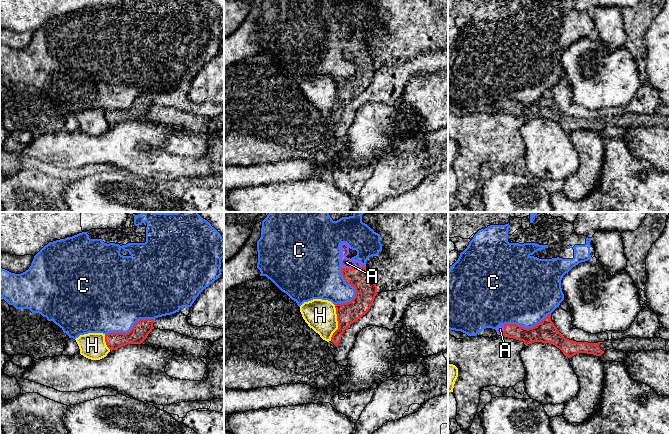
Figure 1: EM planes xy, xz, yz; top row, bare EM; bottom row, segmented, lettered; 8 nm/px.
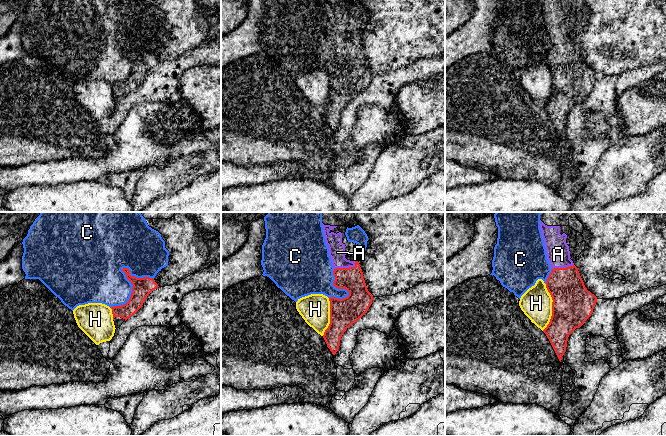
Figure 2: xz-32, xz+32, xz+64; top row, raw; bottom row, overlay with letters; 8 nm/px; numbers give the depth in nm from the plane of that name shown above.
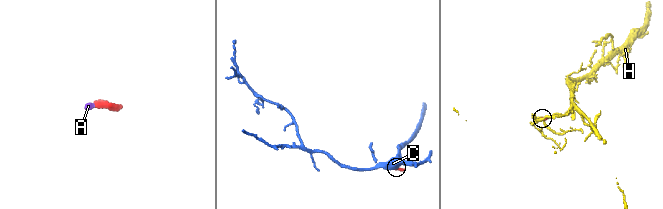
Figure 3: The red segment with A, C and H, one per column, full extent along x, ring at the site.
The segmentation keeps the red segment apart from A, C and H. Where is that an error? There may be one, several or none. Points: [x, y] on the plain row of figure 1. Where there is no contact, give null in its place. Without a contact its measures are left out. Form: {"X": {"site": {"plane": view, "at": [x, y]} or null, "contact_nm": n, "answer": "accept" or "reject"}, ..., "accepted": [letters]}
{"A": {"site": {"plane": "xz", "at": [351, 44]}, "contact_nm": 180, "answer": "accept"}, "C": {"site": {"plane": "xz", "at": [355, 66]}, "contact_nm": 300, "answer": "reject"}, "H": {"site": {"plane": "xz", "at": [338, 99]}, "contact_nm": 300, "answer": "reject"}, "accepted": ["A"]}

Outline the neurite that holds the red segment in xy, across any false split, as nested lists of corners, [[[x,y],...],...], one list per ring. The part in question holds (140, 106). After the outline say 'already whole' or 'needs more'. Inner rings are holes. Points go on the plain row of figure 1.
[[[140,95],[128,109],[105,110],[105,118],[110,126],[116,126],[127,120],[141,120],[153,105],[153,95]]]; already whole

